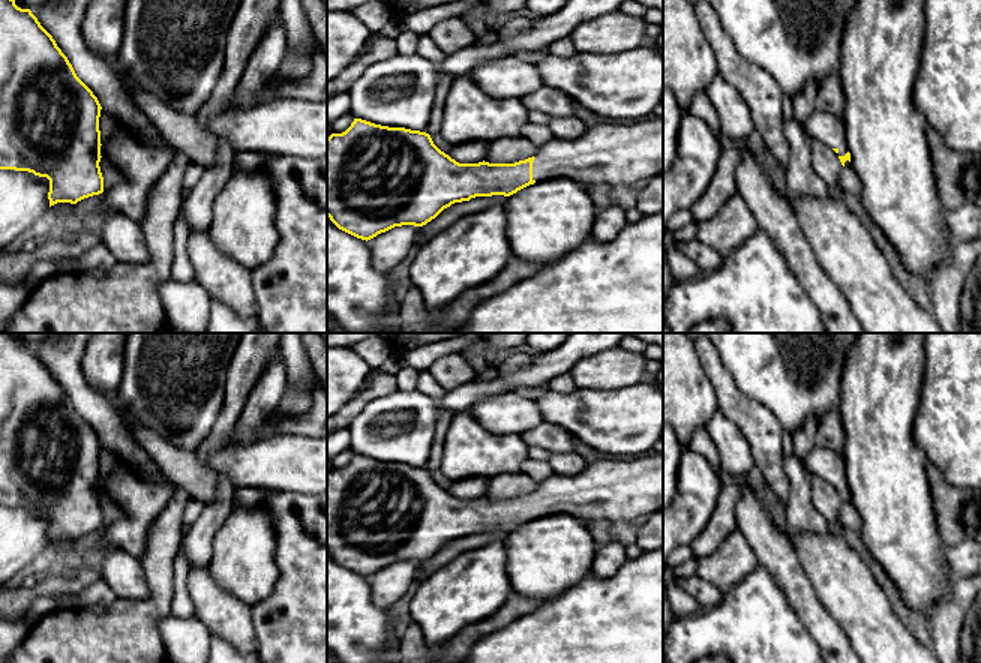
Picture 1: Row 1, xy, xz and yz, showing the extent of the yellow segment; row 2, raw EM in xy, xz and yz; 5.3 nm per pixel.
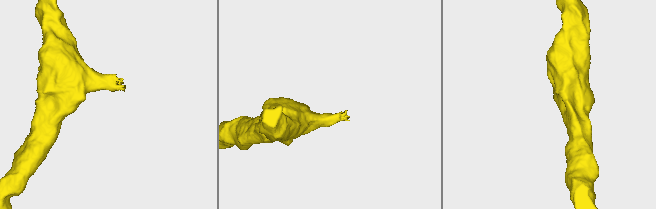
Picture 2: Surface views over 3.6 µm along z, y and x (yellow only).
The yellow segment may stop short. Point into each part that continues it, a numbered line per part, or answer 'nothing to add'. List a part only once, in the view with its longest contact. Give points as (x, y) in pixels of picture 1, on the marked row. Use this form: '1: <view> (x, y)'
1: xz (606, 153)

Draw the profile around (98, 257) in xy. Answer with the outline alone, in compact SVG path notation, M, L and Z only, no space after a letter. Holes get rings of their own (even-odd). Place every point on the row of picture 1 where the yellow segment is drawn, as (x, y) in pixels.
M99 242L78 256L76 262L81 270L100 268L104 272L110 272L117 264L117 260L106 249L106 246Z

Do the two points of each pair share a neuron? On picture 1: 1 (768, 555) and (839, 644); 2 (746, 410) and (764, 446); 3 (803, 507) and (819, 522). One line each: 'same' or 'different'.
1: same
2: same
3: same

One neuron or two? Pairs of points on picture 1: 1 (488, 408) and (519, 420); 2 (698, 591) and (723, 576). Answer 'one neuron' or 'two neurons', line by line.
1: one neuron
2: two neurons

